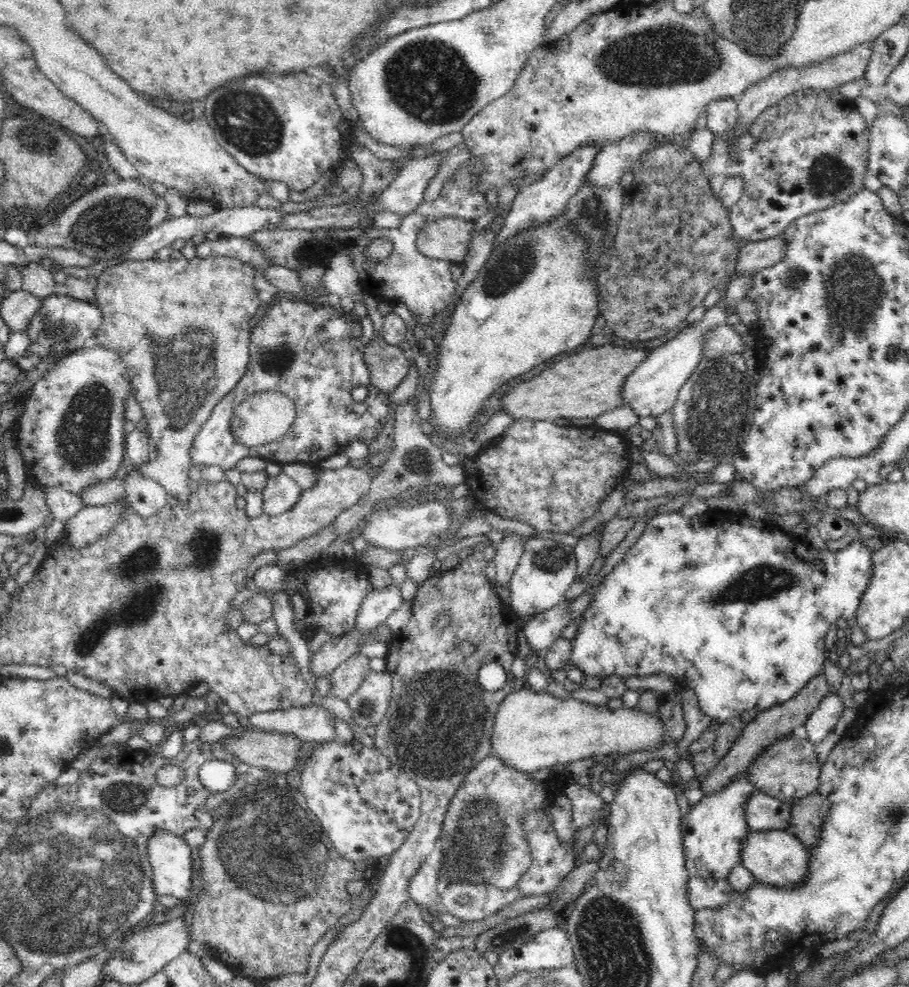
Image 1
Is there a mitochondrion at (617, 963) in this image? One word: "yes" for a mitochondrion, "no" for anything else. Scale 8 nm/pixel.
yes

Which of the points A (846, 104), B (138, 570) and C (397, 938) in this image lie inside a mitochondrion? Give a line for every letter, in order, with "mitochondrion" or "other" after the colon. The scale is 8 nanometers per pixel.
A: other
B: mitochondrion
C: mitochondrion

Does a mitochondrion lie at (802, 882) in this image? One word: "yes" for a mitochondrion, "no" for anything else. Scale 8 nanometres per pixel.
no

